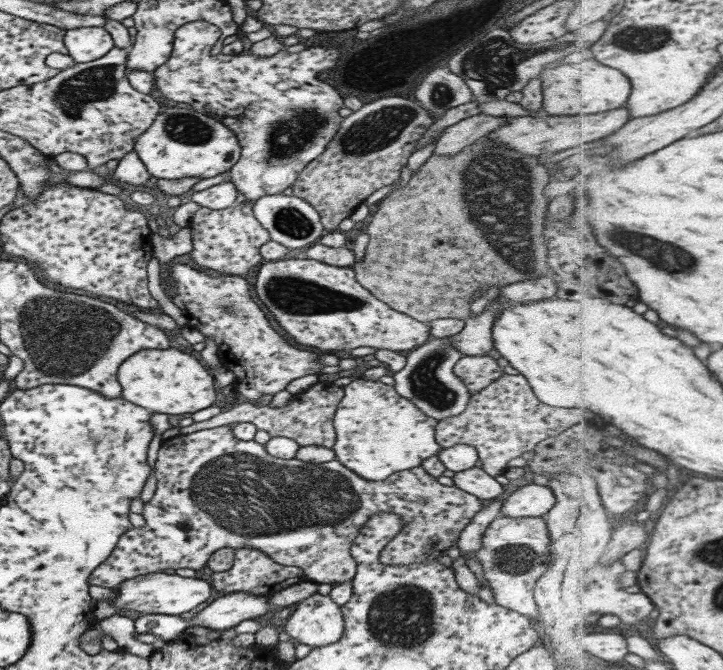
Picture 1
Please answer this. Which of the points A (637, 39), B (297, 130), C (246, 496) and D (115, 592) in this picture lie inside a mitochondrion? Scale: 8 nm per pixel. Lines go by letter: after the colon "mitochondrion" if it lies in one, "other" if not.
A: mitochondrion
B: mitochondrion
C: mitochondrion
D: other

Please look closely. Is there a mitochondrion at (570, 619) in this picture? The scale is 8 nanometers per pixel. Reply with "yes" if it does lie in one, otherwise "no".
no

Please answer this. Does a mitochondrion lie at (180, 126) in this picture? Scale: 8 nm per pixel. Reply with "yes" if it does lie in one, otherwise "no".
yes

